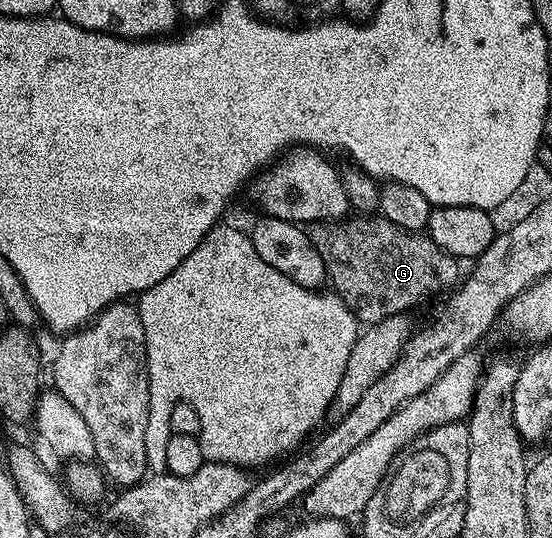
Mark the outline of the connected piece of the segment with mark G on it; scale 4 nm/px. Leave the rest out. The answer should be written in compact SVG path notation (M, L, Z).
M355 215L347 223L344 229L339 223L312 224L309 236L313 247L317 247L321 255L323 266L327 268L327 281L330 288L342 297L360 322L374 323L384 321L386 317L392 317L398 313L406 314L411 311L407 309L413 308L418 301L423 301L426 297L441 292L442 289L450 290L460 280L460 262L441 247L437 247L437 243L433 243L423 233L405 231L389 223L382 215Z

